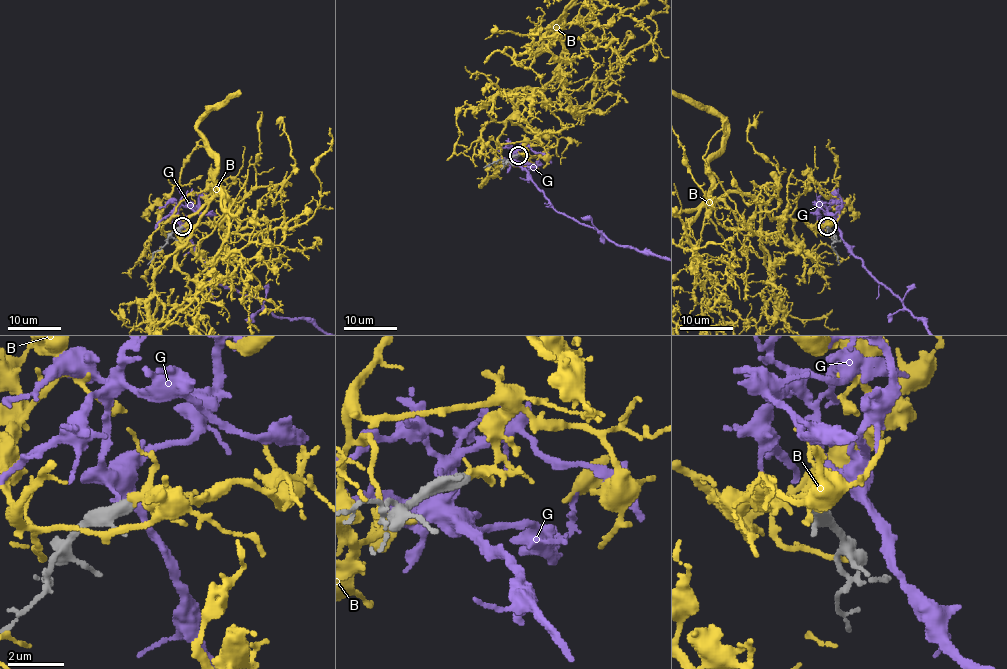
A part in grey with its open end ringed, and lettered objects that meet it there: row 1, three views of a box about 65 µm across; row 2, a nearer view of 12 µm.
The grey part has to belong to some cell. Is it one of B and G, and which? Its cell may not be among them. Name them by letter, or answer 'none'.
none

